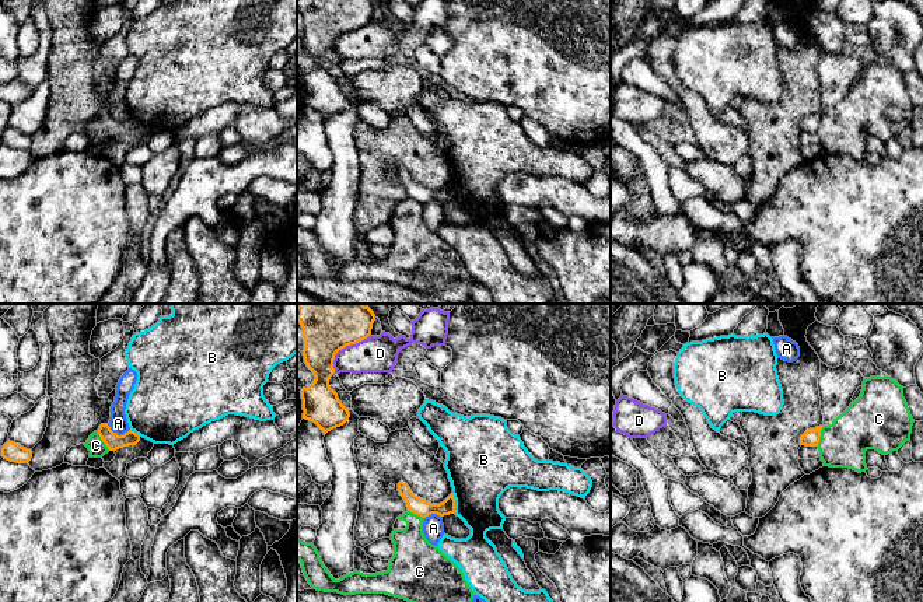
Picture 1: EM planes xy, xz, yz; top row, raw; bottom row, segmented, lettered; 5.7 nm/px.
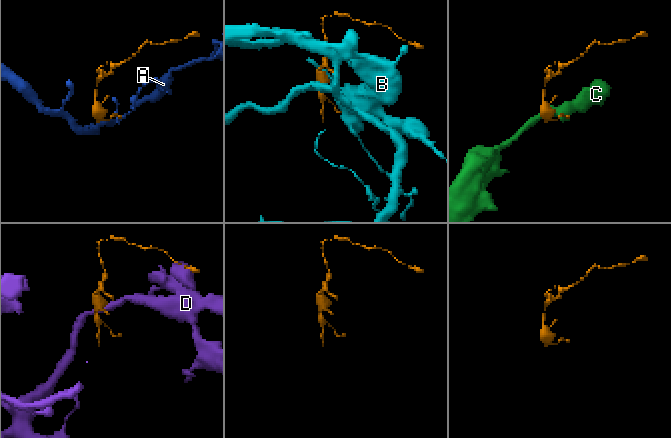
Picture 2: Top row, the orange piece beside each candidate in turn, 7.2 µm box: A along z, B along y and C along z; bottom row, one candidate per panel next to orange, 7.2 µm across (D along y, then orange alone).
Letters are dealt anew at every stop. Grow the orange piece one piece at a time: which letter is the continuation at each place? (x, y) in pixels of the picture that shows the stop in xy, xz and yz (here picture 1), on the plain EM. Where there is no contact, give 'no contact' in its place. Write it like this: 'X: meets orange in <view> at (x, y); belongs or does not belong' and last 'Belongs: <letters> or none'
A: meets orange in xy at (116, 121); does not belong
B: meets orange in xz at (454, 189); does not belong
C: meets orange in xy at (101, 125); does not belong
D: meets orange in xz at (342, 34); does not belong
Belongs: none

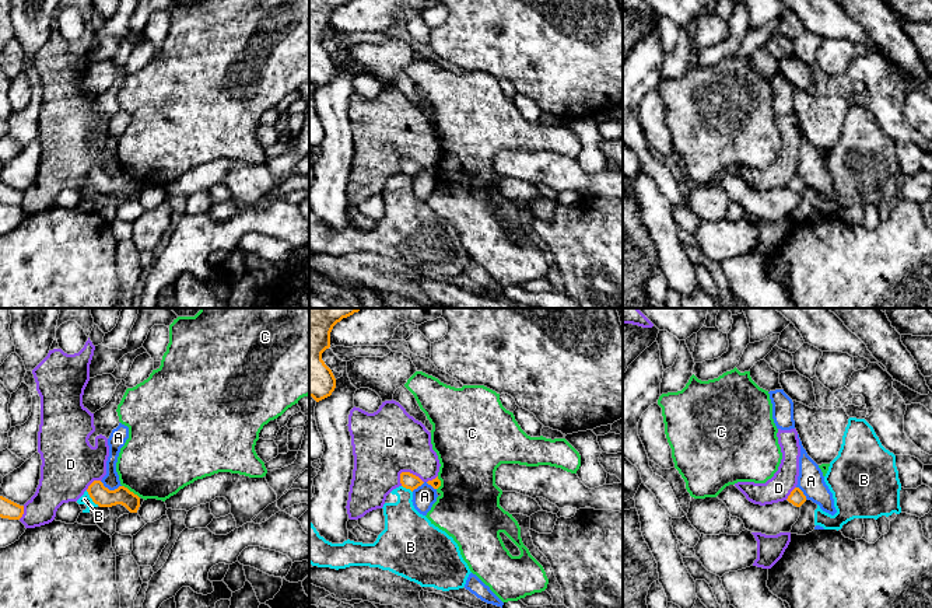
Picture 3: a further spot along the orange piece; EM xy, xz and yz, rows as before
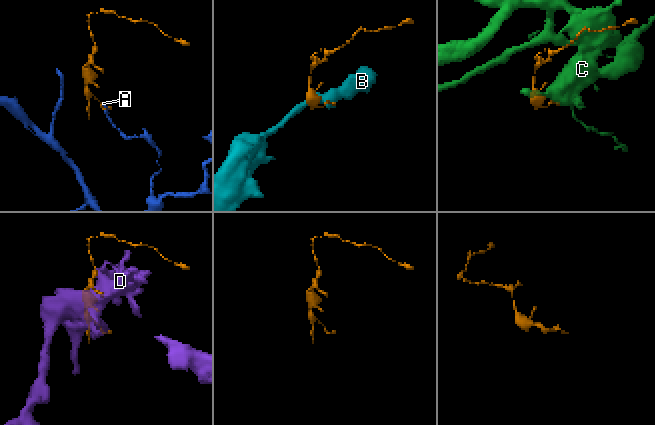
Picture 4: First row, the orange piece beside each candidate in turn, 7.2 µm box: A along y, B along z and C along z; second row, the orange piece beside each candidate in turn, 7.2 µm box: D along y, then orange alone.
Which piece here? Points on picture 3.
A: meets orange in xy at (111, 177); does not belong
B: meets orange in xy at (91, 184); does not belong
C: meets orange in xy at (129, 177); does not belong
D: meets orange in xz at (412, 160); does not belong
Belongs: none

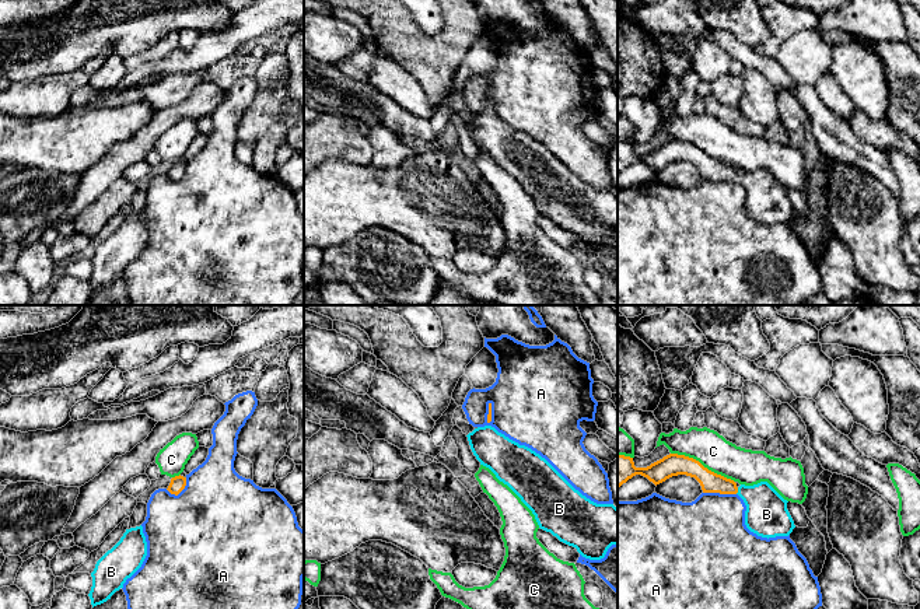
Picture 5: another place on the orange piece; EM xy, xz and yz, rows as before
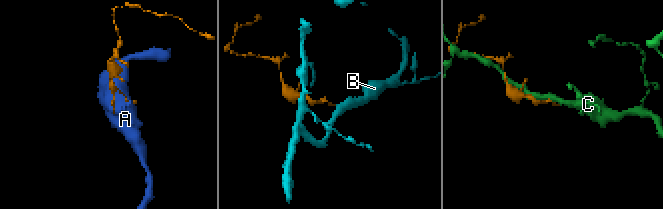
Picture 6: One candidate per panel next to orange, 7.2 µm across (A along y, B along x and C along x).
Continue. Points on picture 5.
A: meets orange in yz at (720, 179); does not belong
B: meets orange in yz at (737, 177); belongs
C: meets orange in yz at (702, 151); does not belong
Belongs: B

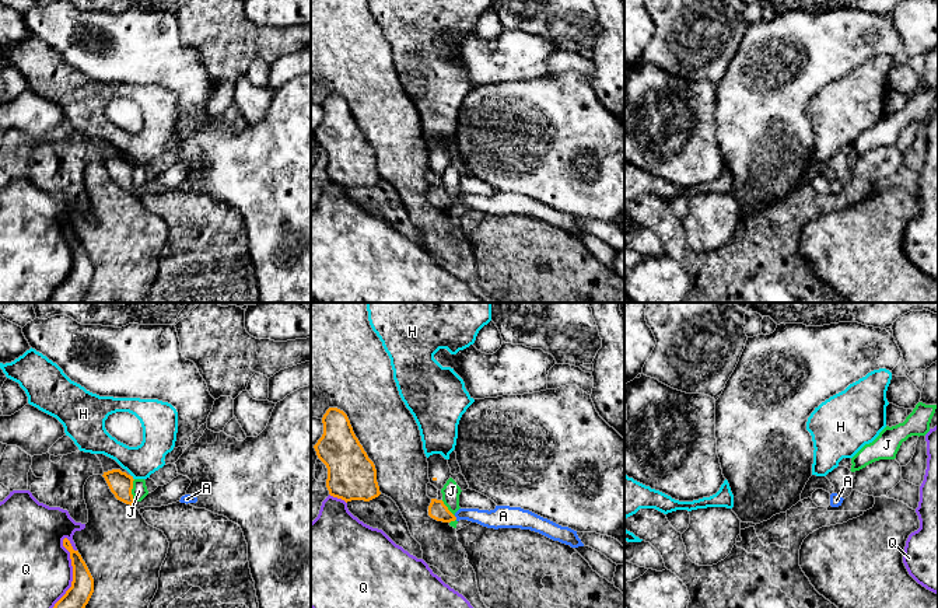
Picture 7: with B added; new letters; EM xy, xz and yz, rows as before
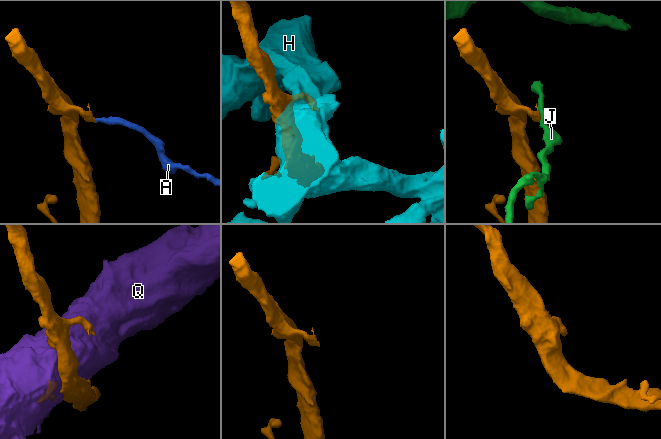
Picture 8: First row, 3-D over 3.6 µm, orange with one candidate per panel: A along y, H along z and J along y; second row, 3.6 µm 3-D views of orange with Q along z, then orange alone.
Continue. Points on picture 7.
A: meets orange in xz at (455, 203); belongs
H: meets orange in xy at (132, 164); does not belong
J: meets orange in xy at (130, 177); does not belong
Q: meets orange in xy at (73, 262); does not belong
Belongs: A

